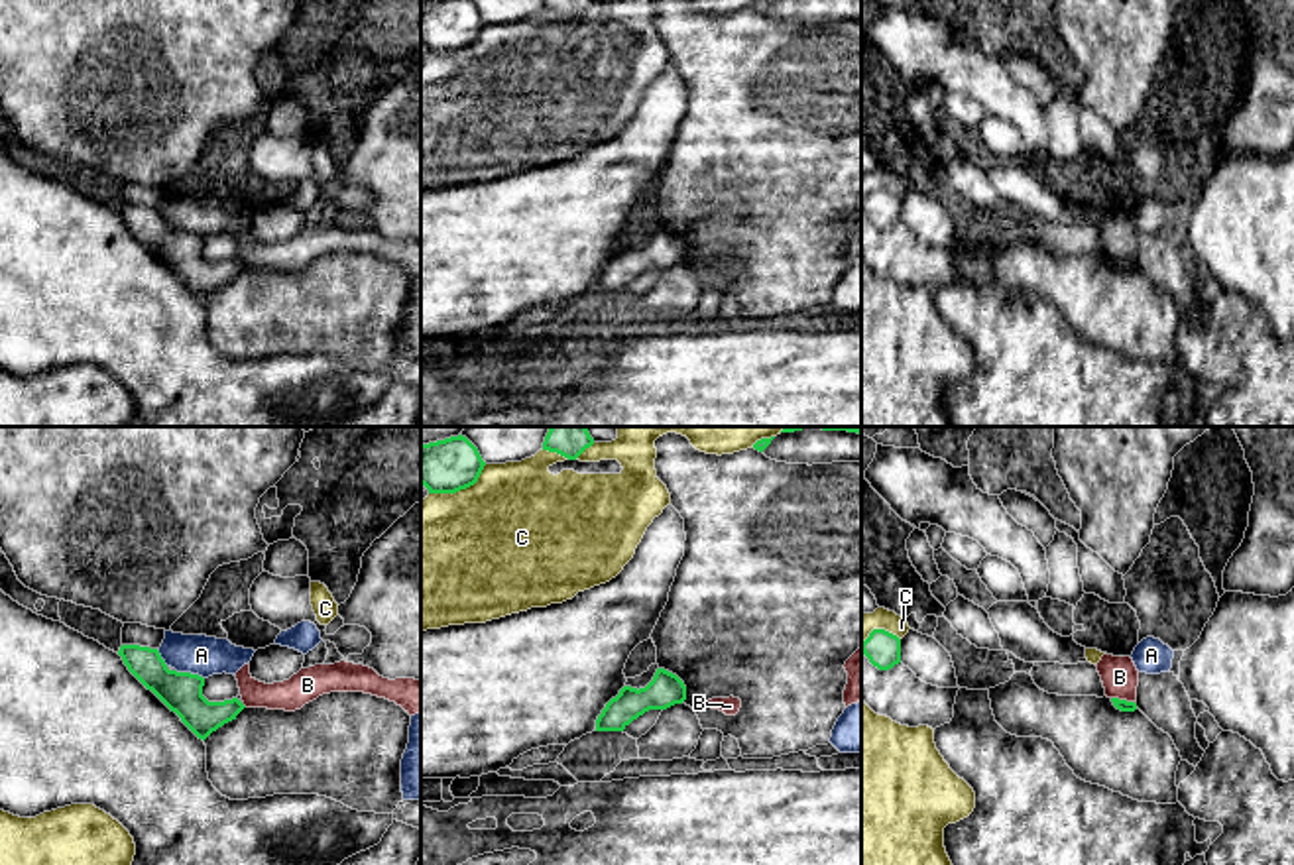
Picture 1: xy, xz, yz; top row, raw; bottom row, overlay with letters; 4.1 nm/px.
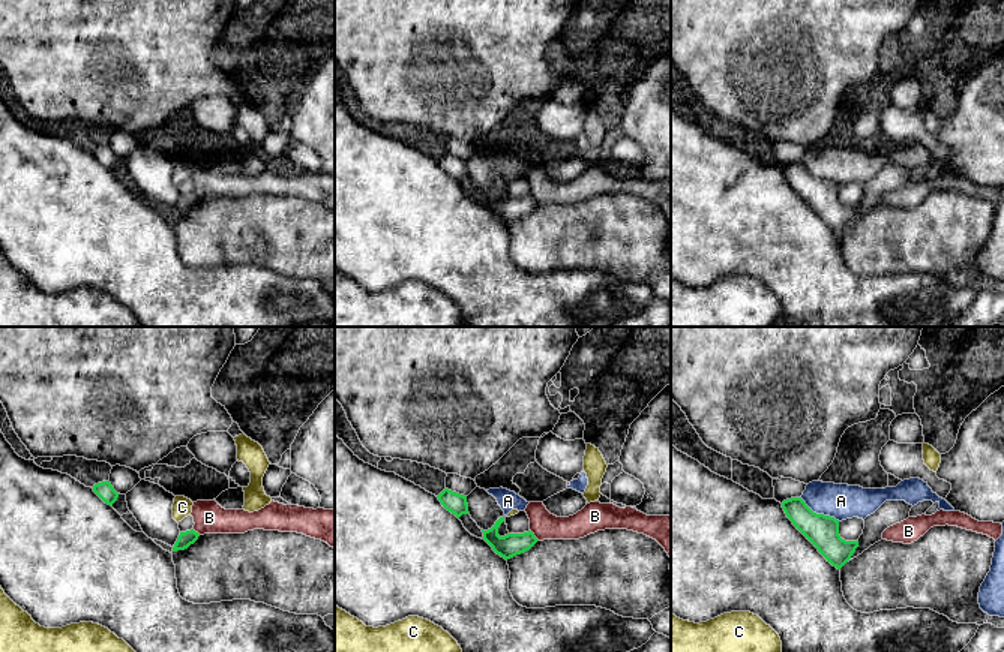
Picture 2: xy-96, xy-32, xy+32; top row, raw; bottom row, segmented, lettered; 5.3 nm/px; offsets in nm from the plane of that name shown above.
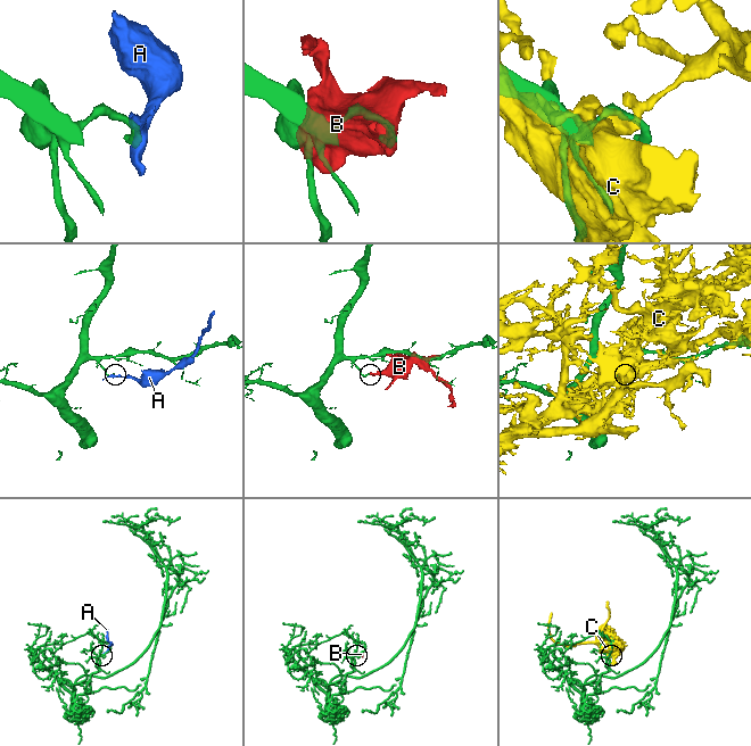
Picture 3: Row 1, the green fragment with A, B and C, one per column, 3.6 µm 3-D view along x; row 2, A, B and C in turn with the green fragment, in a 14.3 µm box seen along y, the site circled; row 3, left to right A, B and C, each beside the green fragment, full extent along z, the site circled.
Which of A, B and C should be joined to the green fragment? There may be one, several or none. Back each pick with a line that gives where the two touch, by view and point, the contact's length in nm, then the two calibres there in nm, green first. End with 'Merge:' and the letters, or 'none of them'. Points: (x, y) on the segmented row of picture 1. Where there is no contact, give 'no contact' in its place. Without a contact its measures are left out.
Merge: none of them

